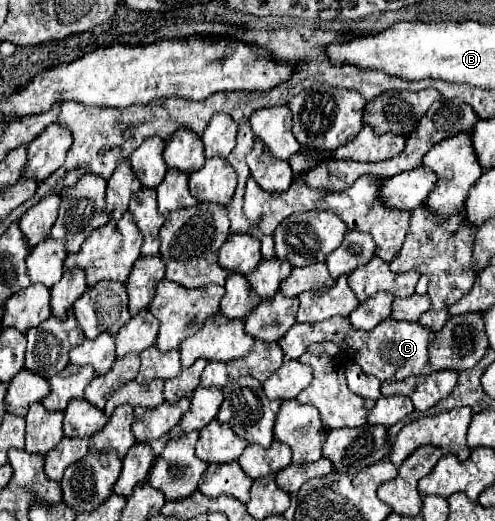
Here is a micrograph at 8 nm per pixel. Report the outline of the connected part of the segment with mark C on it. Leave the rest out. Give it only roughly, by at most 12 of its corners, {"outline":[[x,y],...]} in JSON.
{"outline":[[348,317],[292,325],[280,343],[300,359],[334,341],[366,375],[430,375],[430,329],[386,319],[356,331]]}

